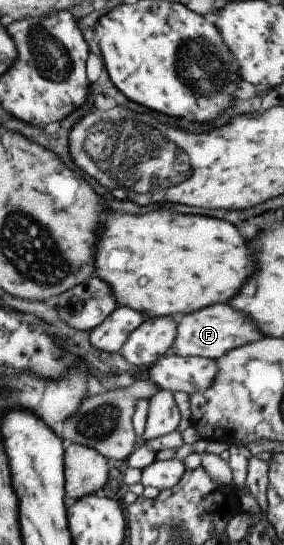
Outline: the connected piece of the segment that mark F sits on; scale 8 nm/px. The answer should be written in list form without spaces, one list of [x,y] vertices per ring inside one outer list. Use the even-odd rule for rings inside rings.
[[[211,305],[177,317],[175,341],[171,344],[169,353],[177,357],[201,356],[216,360],[228,351],[233,351],[255,339],[259,339],[259,333],[253,331],[253,323],[243,313],[237,313],[229,305]]]

